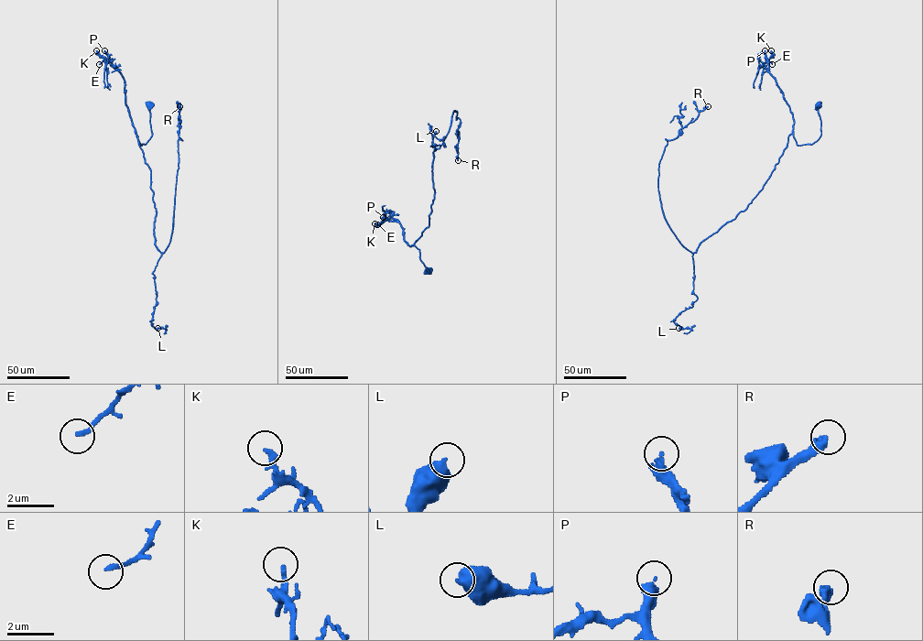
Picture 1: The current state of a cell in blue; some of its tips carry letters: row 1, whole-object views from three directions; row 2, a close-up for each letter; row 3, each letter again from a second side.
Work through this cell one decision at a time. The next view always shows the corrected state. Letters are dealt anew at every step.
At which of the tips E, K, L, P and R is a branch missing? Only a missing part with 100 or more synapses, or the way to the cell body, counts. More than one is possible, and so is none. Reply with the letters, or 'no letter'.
P, R

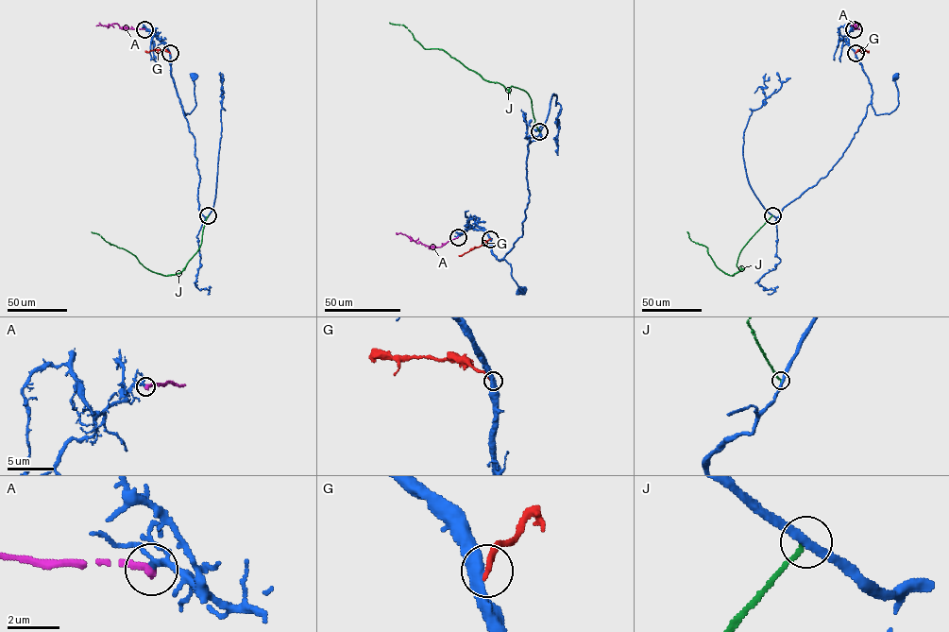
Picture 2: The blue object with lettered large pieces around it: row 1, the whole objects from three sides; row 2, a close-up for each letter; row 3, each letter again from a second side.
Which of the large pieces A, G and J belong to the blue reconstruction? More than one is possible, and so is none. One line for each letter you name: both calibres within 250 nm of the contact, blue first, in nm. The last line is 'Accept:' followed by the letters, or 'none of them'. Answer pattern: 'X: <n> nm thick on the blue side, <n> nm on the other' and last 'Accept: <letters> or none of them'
A: 170 nm thick on the blue side, 320 nm on the other
Accept: A

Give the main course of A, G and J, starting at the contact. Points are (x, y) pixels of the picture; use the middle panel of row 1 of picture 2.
A: (458, 237), (440, 247), (431, 247), (397, 232)
G: (490, 239), (459, 255)
J: (539, 131), (524, 90), (484, 80), (442, 49), (425, 49), (403, 25), (389, 22)

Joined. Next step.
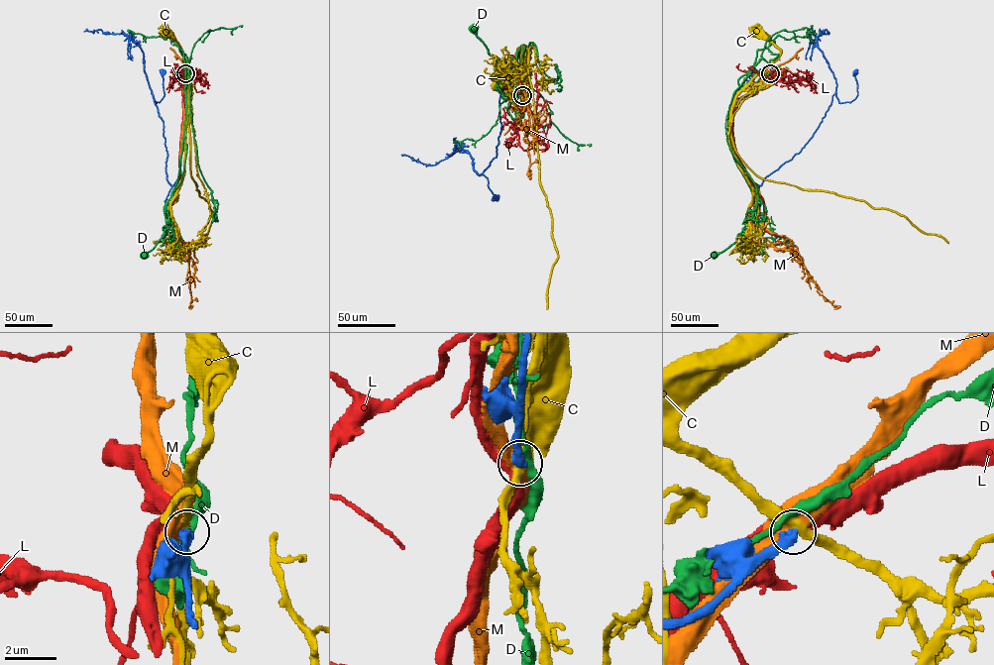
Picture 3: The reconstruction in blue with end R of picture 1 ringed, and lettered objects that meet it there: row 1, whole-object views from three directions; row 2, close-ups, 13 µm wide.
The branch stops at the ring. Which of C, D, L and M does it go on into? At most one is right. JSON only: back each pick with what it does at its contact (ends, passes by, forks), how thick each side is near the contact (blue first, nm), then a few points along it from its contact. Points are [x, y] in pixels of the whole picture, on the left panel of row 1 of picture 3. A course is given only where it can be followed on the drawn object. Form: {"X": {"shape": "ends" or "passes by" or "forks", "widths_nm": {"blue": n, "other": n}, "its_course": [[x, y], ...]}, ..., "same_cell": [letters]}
{"same_cell": []}

